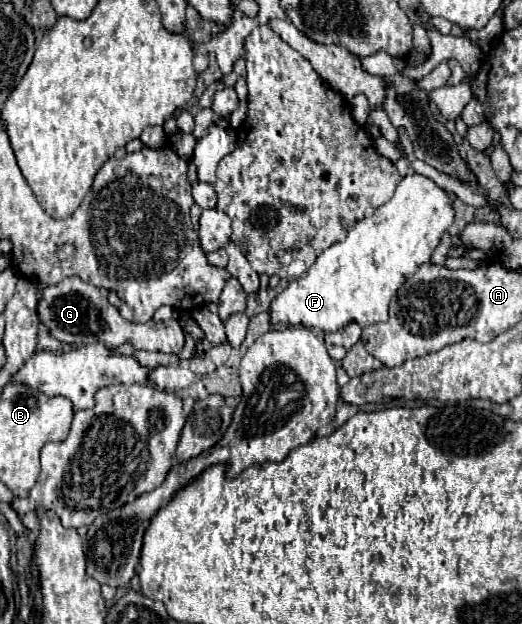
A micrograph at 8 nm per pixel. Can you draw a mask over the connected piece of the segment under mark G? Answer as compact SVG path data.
M67 277L57 285L43 287L41 301L37 303L37 315L41 323L49 329L49 333L67 345L87 345L93 341L101 341L107 347L119 347L125 341L131 341L135 349L143 351L163 351L163 353L179 353L183 349L183 329L177 319L169 321L147 321L143 325L125 321L119 311L107 303L107 291L95 285L81 281L79 277Z

